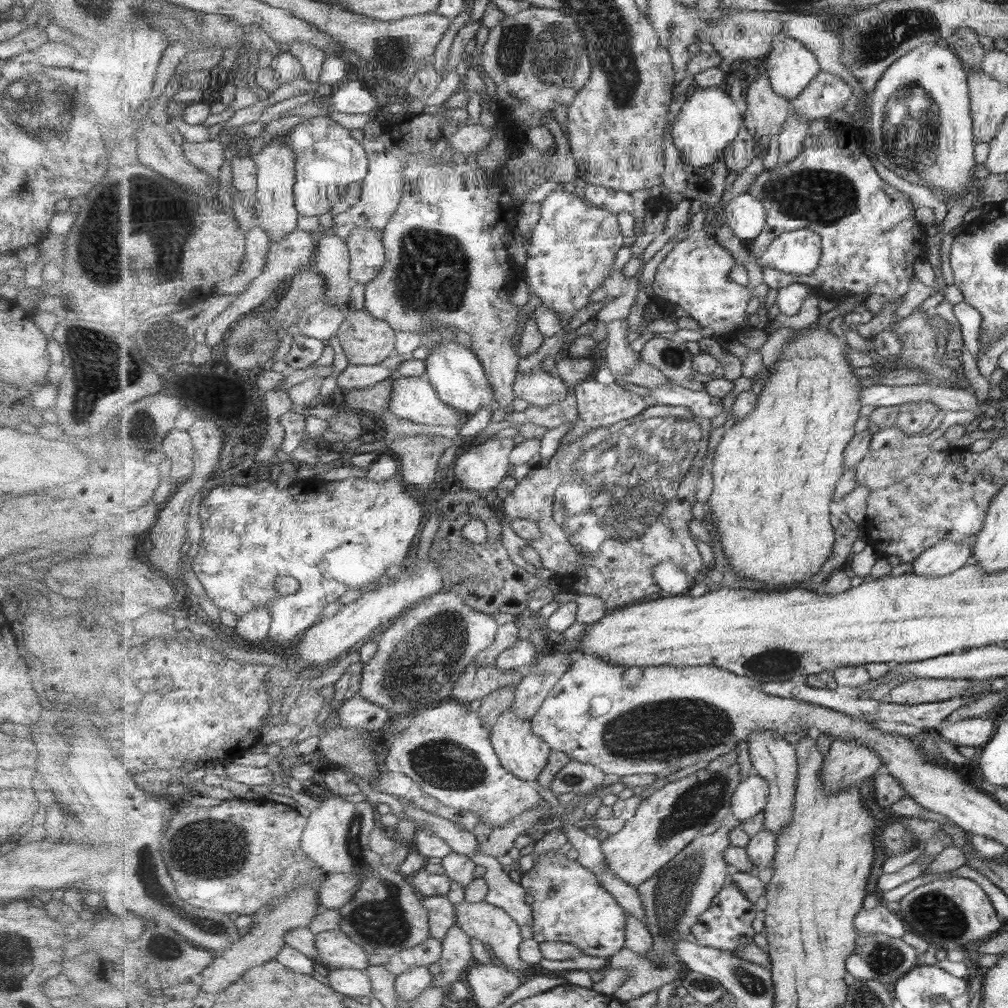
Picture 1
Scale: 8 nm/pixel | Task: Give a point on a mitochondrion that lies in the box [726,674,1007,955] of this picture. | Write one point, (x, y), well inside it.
(935, 912)

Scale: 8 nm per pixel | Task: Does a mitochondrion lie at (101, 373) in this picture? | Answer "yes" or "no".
yes

